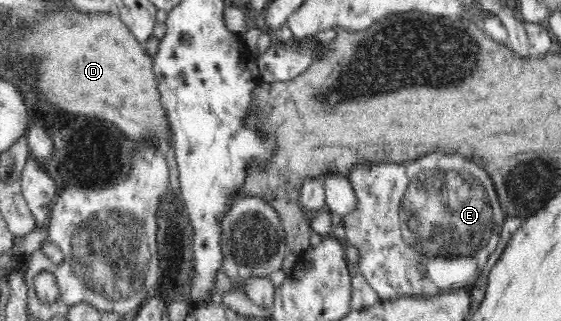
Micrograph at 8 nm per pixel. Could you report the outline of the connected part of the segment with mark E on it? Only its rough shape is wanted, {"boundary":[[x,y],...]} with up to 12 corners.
{"boundary":[[460,155],[353,168],[342,217],[383,300],[473,284],[500,241]]}

